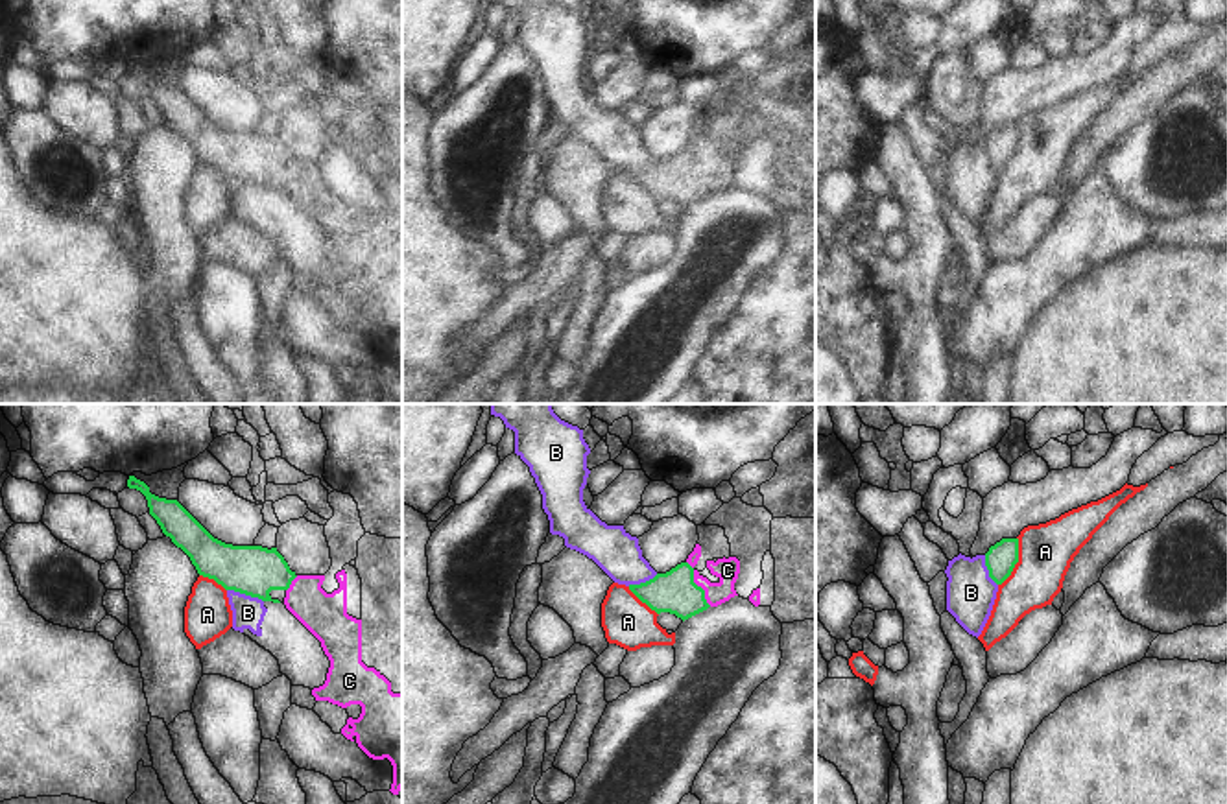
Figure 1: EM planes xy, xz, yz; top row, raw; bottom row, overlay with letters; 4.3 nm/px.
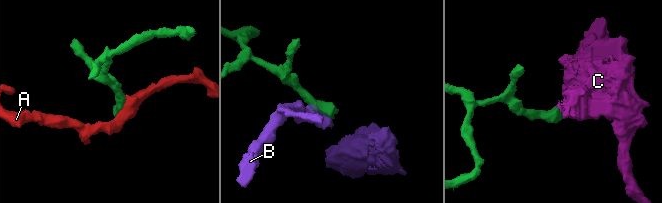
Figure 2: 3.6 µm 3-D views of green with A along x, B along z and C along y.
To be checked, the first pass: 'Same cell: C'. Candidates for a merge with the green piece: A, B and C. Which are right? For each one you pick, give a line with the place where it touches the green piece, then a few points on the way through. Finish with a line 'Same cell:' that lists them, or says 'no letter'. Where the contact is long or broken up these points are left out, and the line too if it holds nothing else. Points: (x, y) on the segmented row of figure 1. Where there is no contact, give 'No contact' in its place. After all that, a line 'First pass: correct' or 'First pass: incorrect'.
C: Touches green at xz (694, 583). Path across: xz (676, 592), (687, 591), (694, 583), (718, 587), (727, 570)
Same cell: C
First pass: correct

